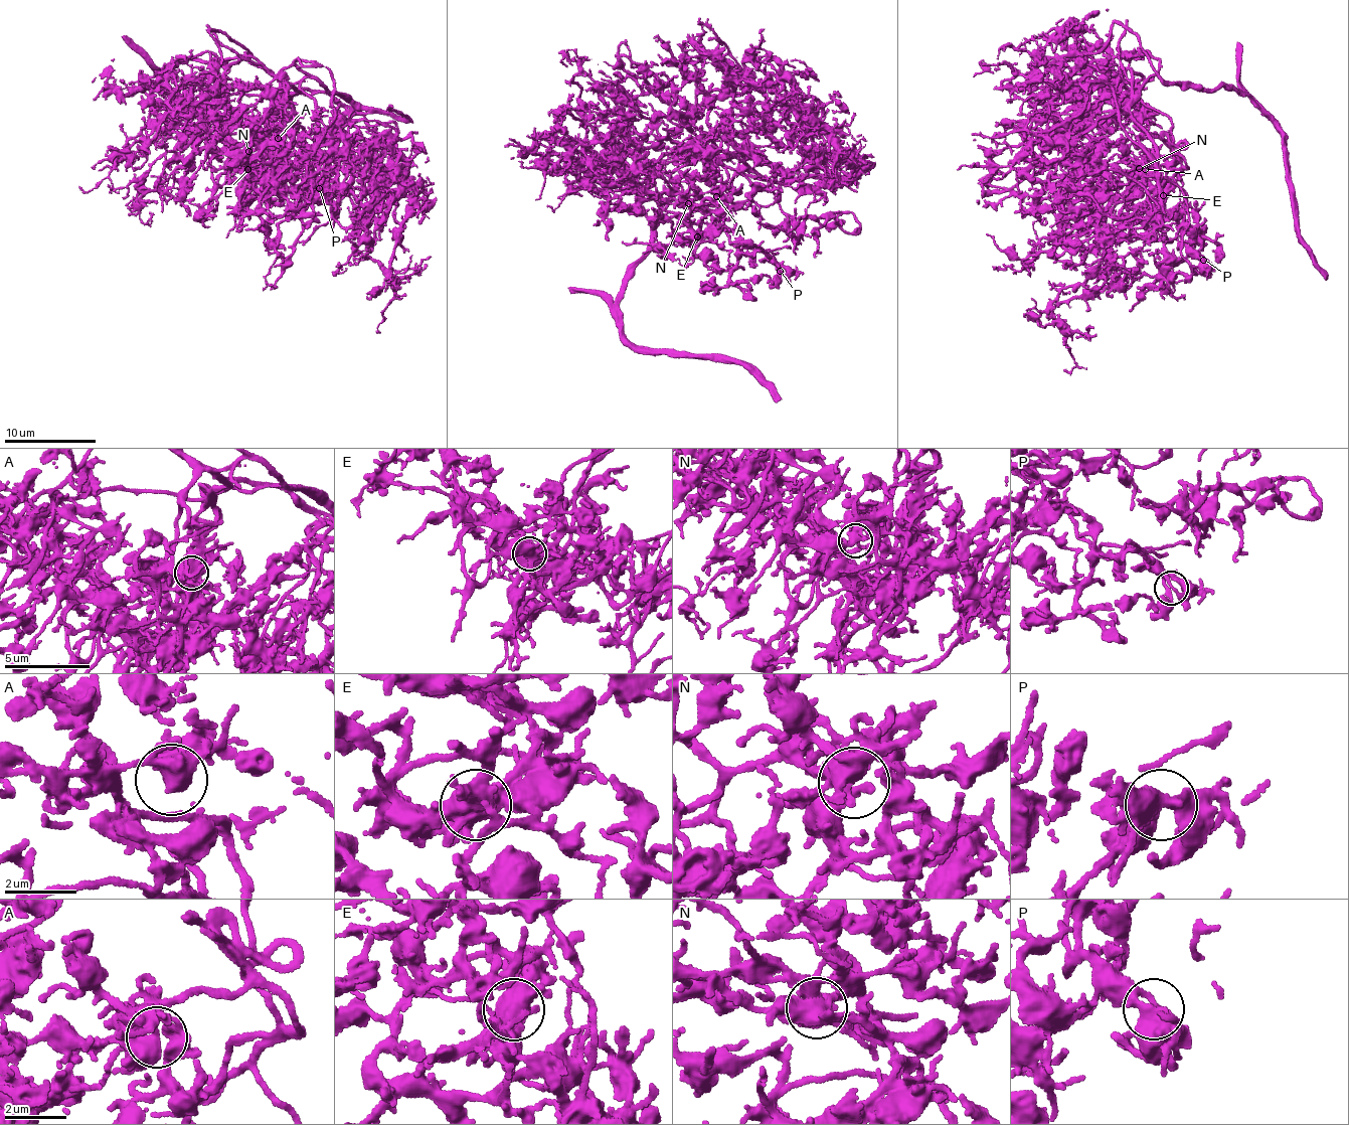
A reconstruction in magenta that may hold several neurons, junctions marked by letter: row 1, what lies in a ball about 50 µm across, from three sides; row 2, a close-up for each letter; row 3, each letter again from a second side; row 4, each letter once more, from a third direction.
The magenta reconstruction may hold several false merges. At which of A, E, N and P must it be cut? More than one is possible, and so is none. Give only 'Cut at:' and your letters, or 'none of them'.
Cut at: E

